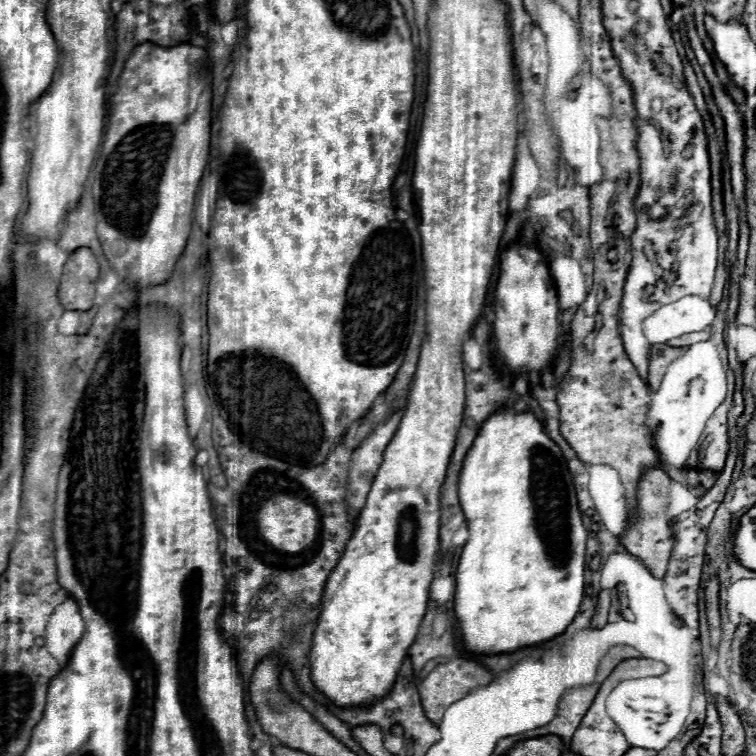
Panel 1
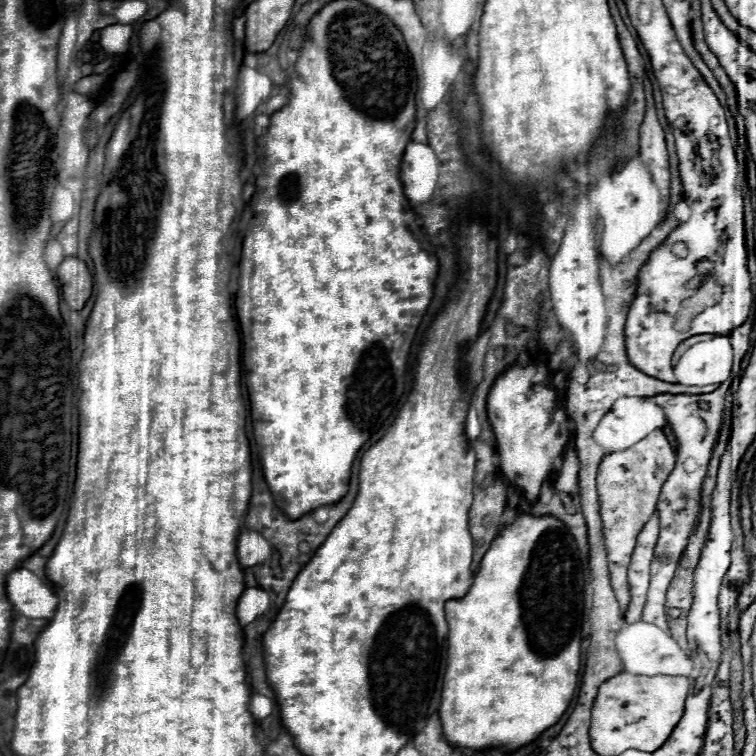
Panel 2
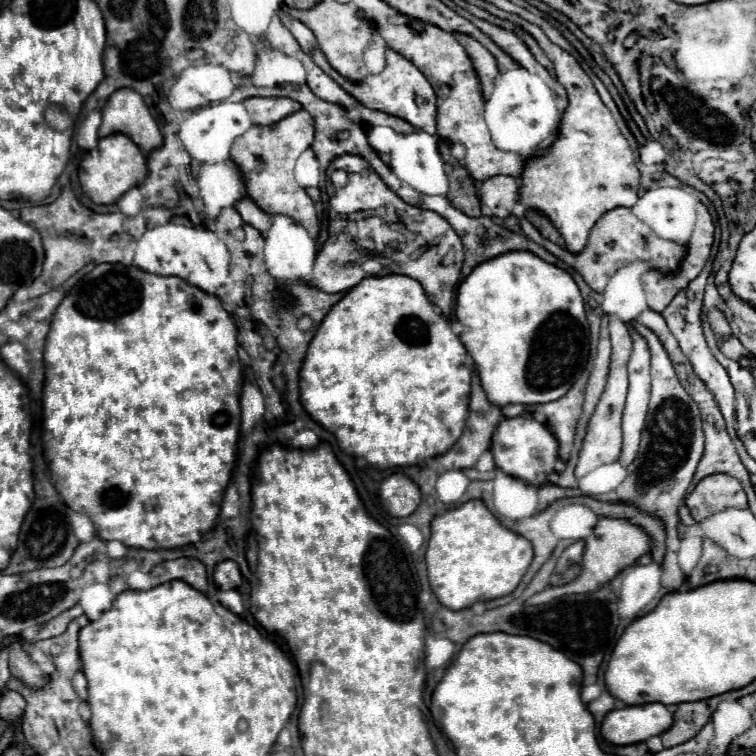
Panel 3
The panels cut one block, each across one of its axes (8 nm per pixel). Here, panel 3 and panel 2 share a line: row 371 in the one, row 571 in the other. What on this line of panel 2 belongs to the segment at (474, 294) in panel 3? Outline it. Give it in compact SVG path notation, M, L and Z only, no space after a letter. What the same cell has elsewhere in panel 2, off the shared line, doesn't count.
M518 514L498 532L468 594L446 602L450 632L440 720L450 744L468 750L504 748L510 752L560 720L574 696L580 670L580 626L570 624L582 622L582 586L578 544L562 520Z

